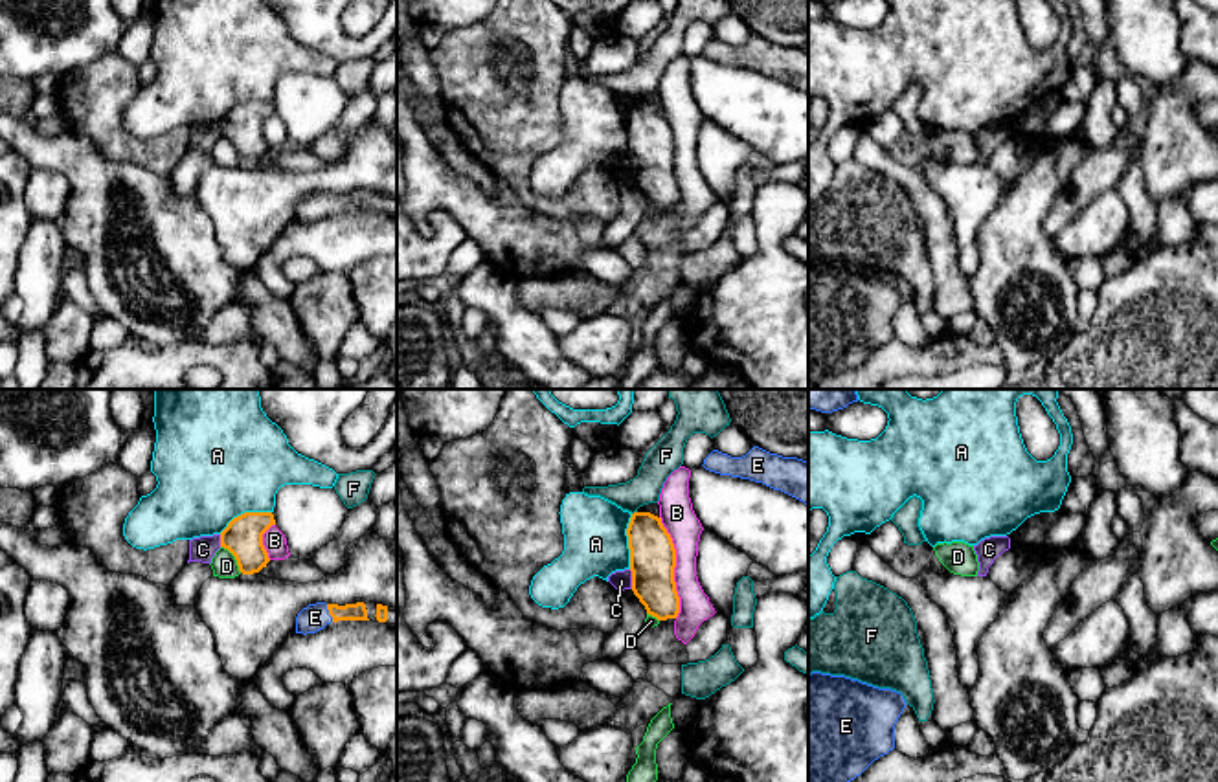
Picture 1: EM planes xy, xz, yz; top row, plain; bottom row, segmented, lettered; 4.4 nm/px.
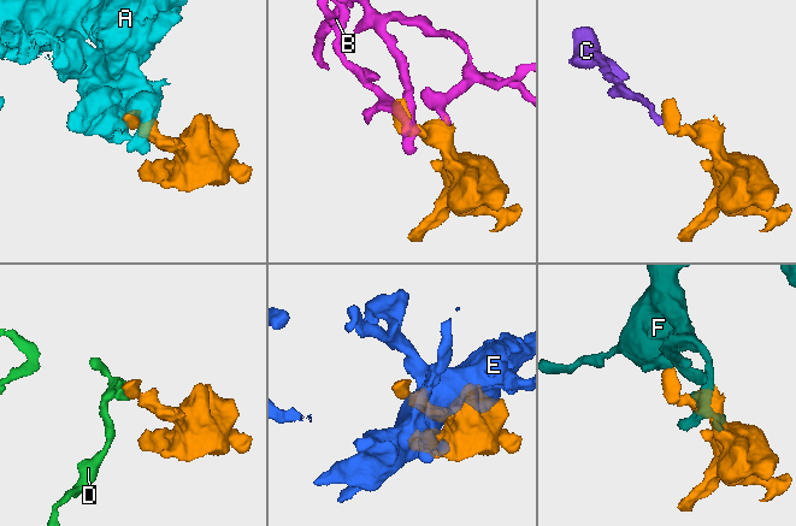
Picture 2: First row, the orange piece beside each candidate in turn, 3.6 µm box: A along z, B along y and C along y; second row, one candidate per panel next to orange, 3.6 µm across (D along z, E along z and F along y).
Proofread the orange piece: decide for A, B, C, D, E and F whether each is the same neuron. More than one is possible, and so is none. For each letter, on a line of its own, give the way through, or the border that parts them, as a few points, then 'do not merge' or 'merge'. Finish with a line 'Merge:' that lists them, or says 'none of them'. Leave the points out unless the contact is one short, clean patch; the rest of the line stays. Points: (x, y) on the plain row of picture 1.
A: along xz (632, 103), (627, 114), (629, 156) | do not merge
B: do not merge
C: along xz (629, 158), (632, 177) | do not merge
D: along xy (221, 134), (234, 145), (241, 160) | do not merge
E: across xy (349, 201), (329, 202), (315, 206) | merge
F: do not merge
Merge: E

